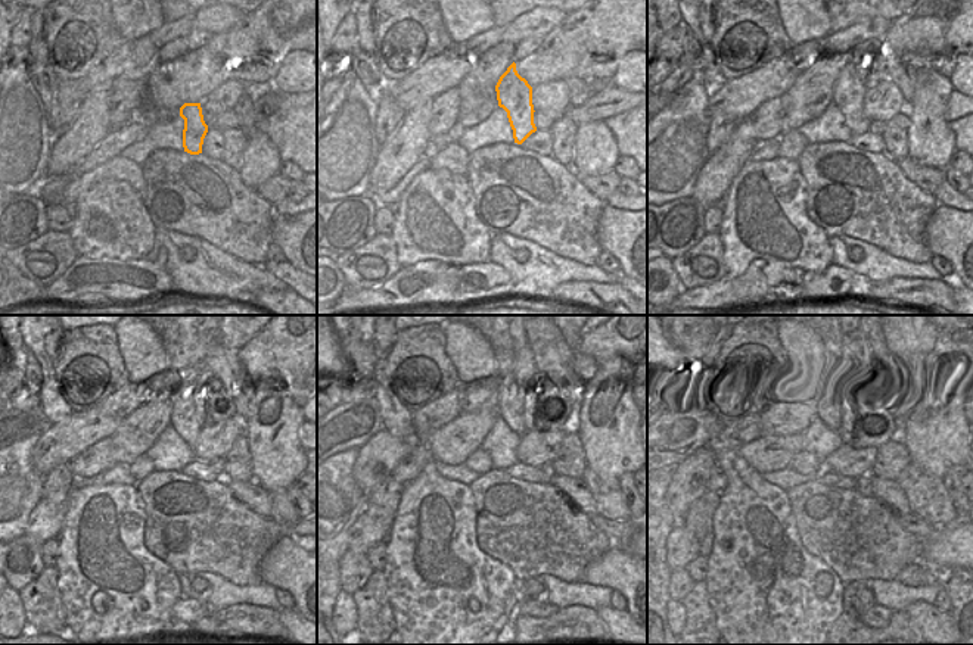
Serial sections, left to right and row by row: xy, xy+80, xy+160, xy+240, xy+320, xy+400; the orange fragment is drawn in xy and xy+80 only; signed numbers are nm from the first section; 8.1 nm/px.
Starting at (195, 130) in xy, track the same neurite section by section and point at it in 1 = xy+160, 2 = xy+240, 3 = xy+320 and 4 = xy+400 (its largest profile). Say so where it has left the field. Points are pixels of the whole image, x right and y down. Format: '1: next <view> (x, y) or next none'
1: next xy+160 (848, 90)
2: next xy+240 (183, 417)
3: next xy+320 (512, 390)
4: next xy+400 (851, 376)

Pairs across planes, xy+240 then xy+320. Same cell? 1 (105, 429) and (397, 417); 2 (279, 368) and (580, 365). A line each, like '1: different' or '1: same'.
1: different
2: different

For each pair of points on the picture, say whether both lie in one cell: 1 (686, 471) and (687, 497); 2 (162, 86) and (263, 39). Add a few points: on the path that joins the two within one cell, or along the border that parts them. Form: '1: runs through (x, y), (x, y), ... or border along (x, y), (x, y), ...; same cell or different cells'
1: runs through (687, 477), (687, 491); same cell
2: runs through (187, 80), (224, 56), (238, 53); same cell

